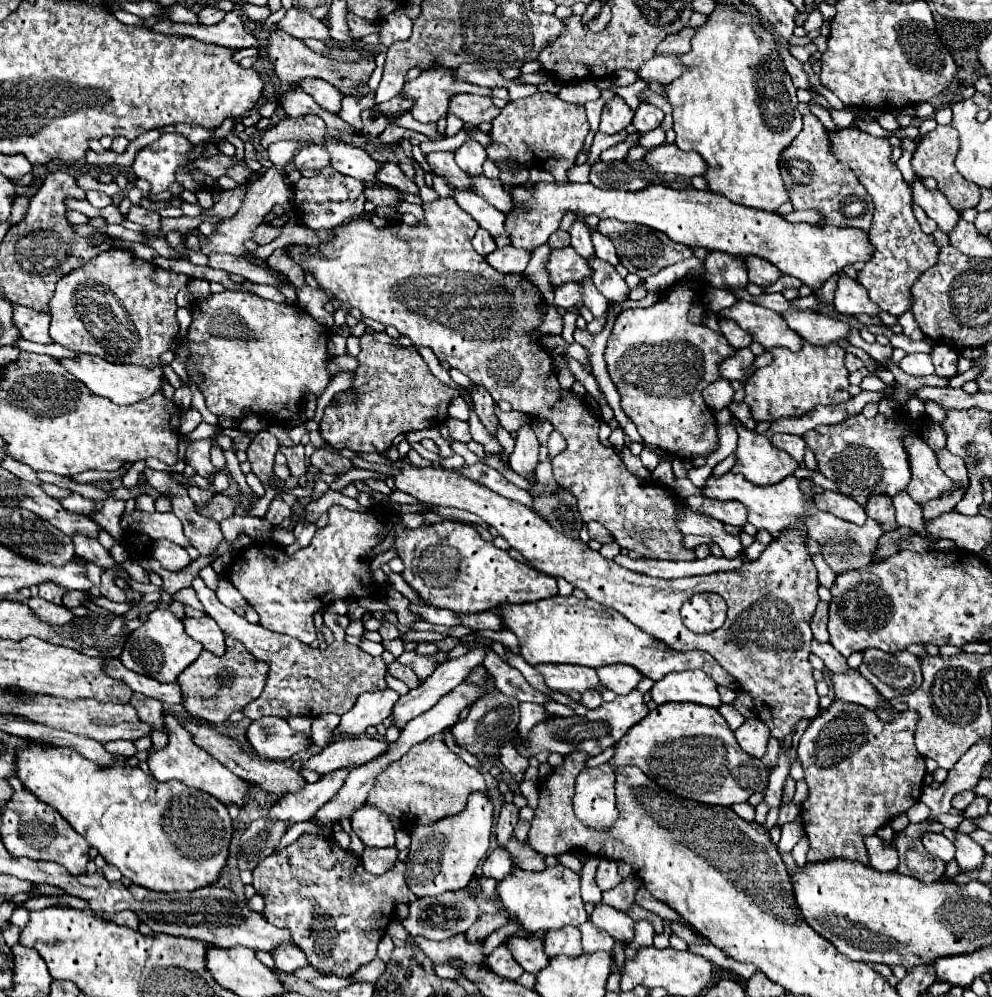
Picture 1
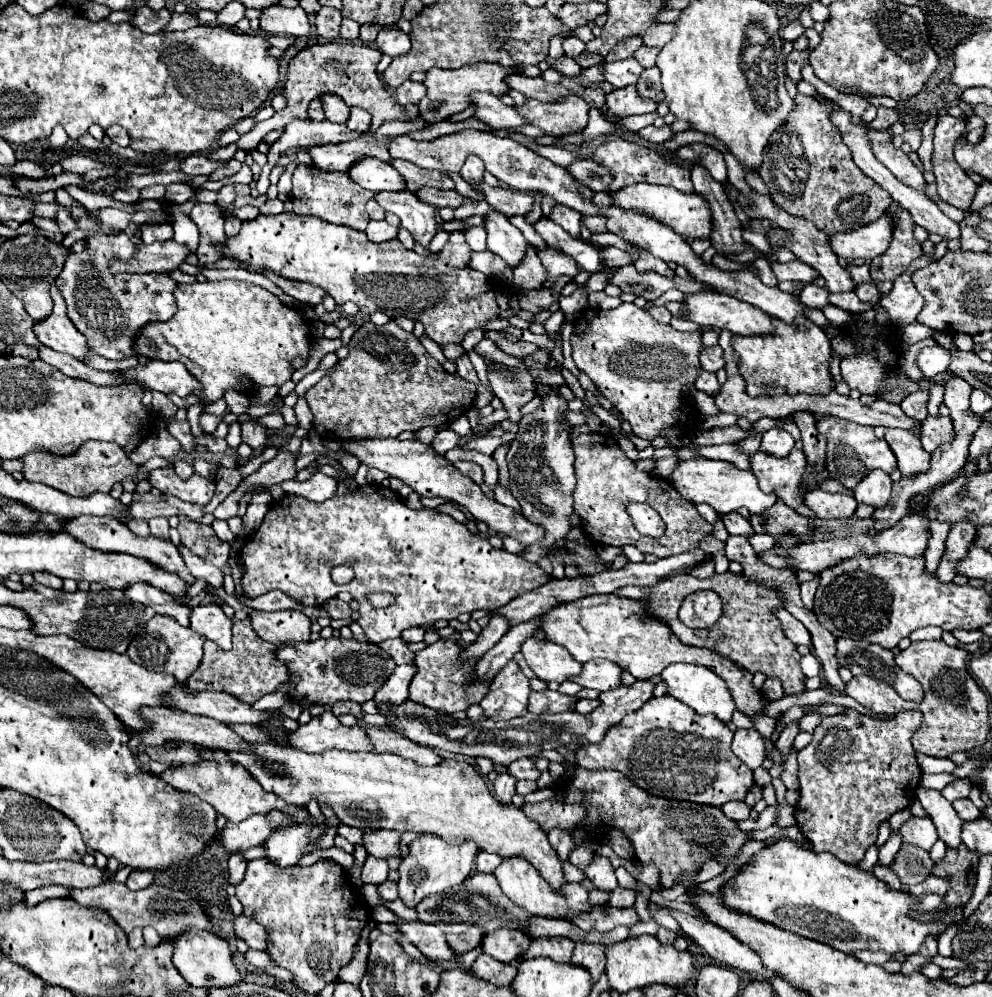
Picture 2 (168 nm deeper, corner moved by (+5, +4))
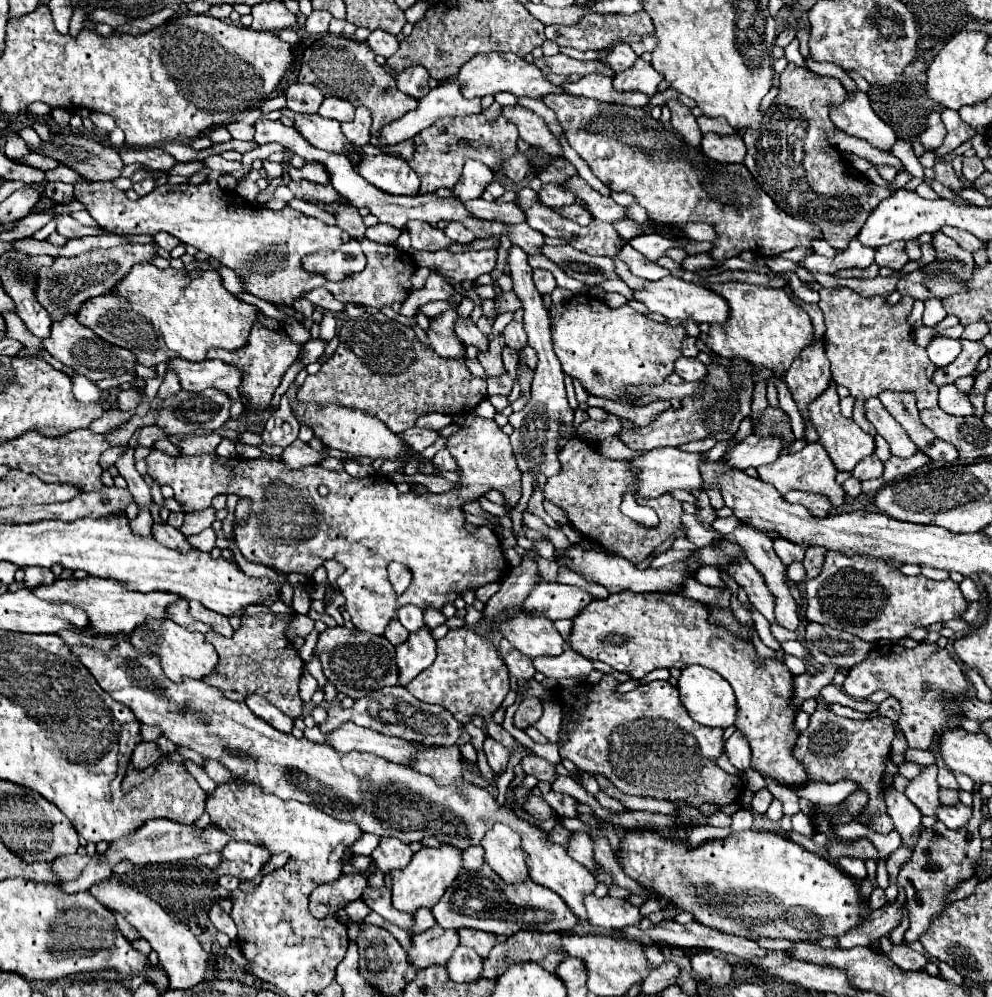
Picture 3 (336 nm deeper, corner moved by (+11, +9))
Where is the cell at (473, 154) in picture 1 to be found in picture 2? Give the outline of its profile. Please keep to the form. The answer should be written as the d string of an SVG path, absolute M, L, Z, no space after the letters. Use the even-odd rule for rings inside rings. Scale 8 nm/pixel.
M468 156L462 170L460 170L460 176L466 180L466 182L480 182L482 180L482 174L484 174L484 162L478 158L478 156Z

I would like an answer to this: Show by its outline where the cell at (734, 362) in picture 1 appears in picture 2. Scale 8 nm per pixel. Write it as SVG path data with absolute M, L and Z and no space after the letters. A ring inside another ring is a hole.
M712 346L712 348L704 348L700 354L700 364L706 372L718 372L720 368L726 366L724 362L724 350L720 346Z

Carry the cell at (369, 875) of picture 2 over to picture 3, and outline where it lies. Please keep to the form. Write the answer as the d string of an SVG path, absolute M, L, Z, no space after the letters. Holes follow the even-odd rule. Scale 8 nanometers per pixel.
M342 875L336 881L322 883L322 887L316 887L310 895L310 913L316 919L324 919L360 899L364 887L366 879L362 875Z

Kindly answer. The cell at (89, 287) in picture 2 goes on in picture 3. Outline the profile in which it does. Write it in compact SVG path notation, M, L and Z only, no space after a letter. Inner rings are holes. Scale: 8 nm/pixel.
M56 181L56 183L48 183L46 189L44 189L44 195L56 203L70 203L72 201L72 191L74 187L68 185L68 183L62 183L62 181Z

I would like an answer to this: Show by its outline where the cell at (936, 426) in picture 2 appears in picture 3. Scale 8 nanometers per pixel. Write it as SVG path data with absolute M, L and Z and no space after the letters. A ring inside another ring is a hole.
M836 287L836 289L820 289L820 309L826 317L826 357L830 359L832 365L832 379L838 385L848 387L850 395L854 399L870 399L878 397L880 391L890 389L890 391L910 391L916 395L916 405L918 409L932 409L938 405L938 387L932 383L934 363L926 355L926 351L916 345L914 341L914 329L908 323L908 315L912 311L914 299L912 297L902 297L896 305L890 305L886 297L862 297L854 289L848 287Z

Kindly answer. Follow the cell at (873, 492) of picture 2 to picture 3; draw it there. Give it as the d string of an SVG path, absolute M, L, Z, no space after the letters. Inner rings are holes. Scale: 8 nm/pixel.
M870 455L870 457L862 459L862 461L854 467L854 471L852 471L852 475L854 475L856 479L860 479L860 481L882 477L882 473L884 473L884 463L882 463L876 455Z

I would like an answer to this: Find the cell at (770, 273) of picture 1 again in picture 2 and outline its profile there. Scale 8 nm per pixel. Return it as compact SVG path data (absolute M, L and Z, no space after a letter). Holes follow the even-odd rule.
M770 260L770 268L774 272L774 276L778 278L778 282L784 282L784 280L802 280L806 284L812 282L812 278L818 276L818 272L814 268L810 268L808 264L804 262L774 262Z

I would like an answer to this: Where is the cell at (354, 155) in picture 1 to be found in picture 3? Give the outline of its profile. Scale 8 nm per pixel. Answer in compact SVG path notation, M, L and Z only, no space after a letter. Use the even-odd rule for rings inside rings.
M364 155L358 173L380 191L392 195L418 195L420 191L418 175L408 167L408 163L390 155Z

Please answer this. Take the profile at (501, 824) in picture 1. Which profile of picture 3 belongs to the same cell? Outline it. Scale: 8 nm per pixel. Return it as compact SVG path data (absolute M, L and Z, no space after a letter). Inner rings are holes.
M486 737L484 741L484 753L488 757L488 765L492 767L494 773L502 773L508 765L508 759L510 759L510 753L506 751L506 747L502 747L502 743L494 741L492 737Z

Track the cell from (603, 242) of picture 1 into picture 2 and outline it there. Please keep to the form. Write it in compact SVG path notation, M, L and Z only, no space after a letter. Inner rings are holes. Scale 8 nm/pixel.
M604 246L602 250L602 260L608 264L608 266L626 266L626 264L632 264L632 256L614 248L614 246Z

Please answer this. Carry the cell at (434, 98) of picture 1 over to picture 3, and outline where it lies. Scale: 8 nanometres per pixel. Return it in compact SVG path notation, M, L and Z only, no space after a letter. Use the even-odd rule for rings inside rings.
M478 53L462 67L462 71L454 79L448 81L462 83L462 93L466 99L496 95L500 91L514 93L516 97L544 97L548 93L562 93L562 87L550 83L546 75L538 71L538 67L534 67L534 63L528 63L514 53Z

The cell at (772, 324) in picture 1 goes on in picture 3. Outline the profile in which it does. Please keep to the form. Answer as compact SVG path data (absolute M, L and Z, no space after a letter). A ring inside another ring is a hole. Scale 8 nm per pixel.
M668 275L660 281L646 283L642 289L632 289L632 299L638 303L644 303L648 307L648 311L662 313L667 319L684 321L691 318L698 324L712 324L723 323L729 315L728 304L720 295L716 295L714 291L710 291L706 287L698 287L694 283L686 283L682 279L676 279L672 275Z

